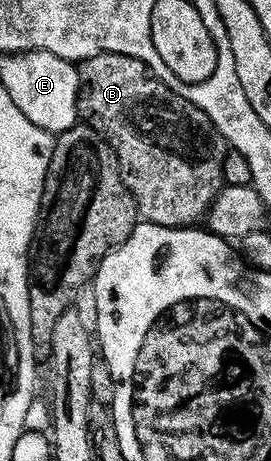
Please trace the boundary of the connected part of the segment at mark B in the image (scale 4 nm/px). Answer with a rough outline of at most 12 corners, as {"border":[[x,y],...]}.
{"border":[[144,62],[77,65],[79,117],[149,223],[224,187],[216,126]]}

